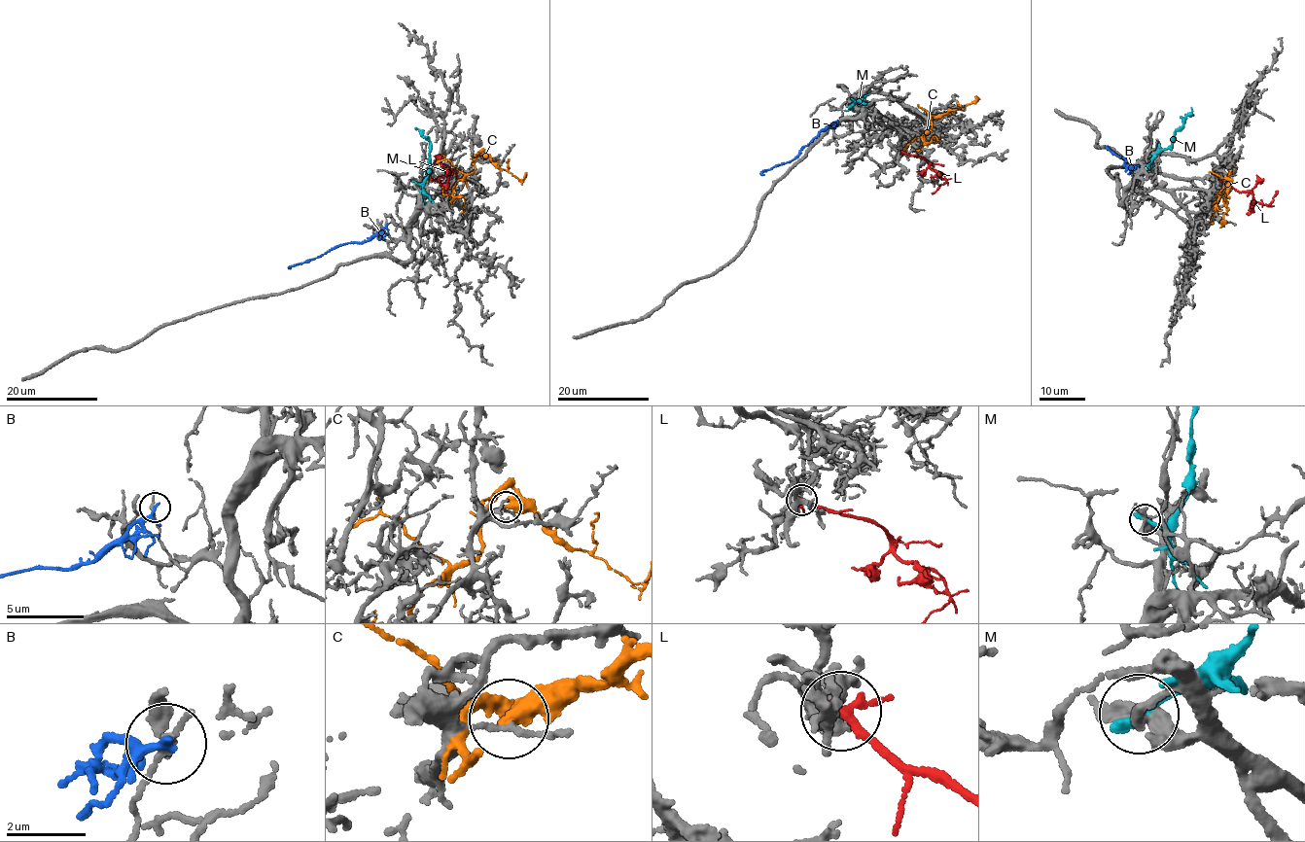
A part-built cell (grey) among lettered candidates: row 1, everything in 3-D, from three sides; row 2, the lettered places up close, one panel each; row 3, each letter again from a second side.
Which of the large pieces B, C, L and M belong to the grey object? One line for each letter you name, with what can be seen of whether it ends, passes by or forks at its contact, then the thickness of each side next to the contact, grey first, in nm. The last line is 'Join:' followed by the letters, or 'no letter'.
Join: no letter

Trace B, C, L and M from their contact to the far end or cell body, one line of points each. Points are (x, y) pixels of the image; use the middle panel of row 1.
B: (837, 124), (818, 131), (807, 146), (801, 147), (798, 156), (762, 171), (761, 175)
C: (935, 118), (931, 116), (930, 129), (922, 139), (925, 143), (934, 135), (936, 140)
L: (902, 152), (922, 157), (934, 171), (944, 177), (945, 183), (933, 193)
M: (851, 105), (864, 103), (858, 98), (849, 110), (844, 110)

